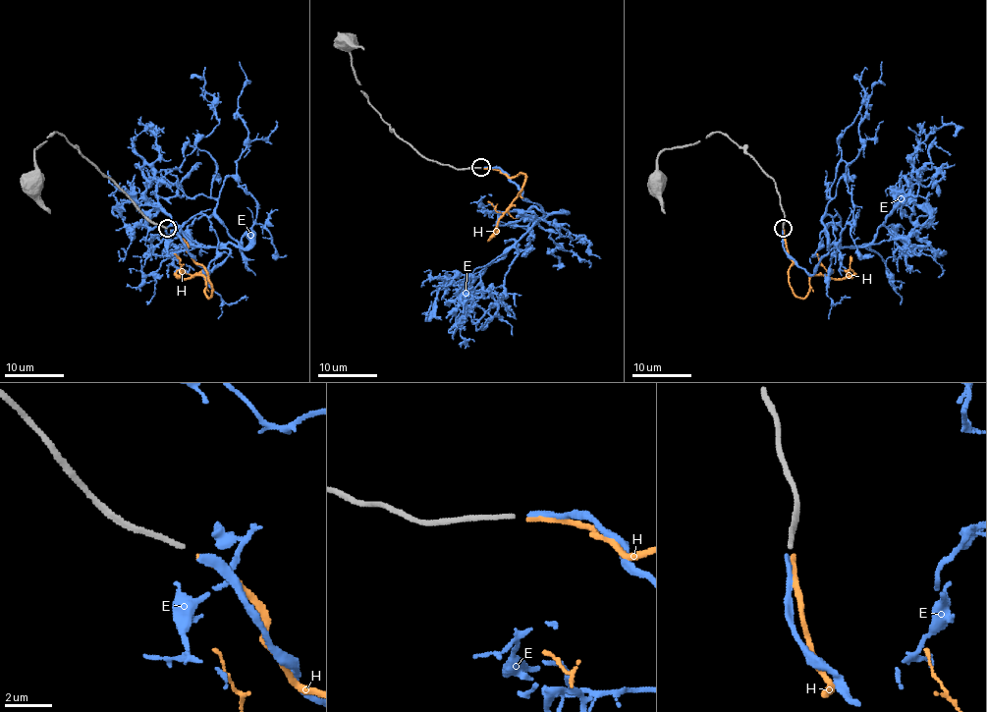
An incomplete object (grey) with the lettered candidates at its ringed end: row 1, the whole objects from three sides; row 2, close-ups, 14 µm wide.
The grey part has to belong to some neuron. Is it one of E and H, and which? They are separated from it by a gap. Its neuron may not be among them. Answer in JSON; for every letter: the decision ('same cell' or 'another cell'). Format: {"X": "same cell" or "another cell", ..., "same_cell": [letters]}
{"E": "another cell", "H": "another cell", "same_cell": []}

